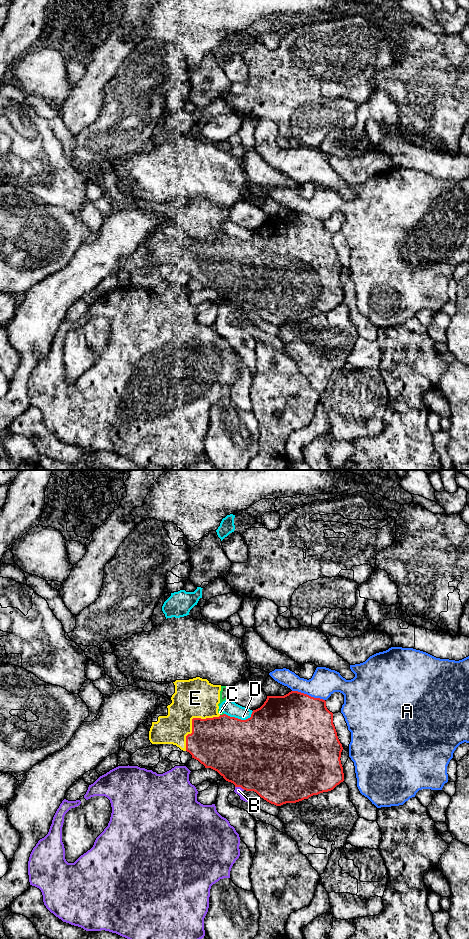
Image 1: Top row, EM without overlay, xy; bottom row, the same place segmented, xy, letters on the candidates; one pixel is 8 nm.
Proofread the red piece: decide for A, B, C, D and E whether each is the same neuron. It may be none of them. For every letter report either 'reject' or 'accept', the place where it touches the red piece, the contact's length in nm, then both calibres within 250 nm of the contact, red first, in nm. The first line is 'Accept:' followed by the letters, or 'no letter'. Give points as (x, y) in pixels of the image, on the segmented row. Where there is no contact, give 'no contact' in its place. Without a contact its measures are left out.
Accept: E
A: reject; contact xy (308, 695); length 280 nm; calibres 500 and 220 nm
B: reject; contact xy (240, 786); length 80 nm; calibres 500 and 60 nm
C: reject; contact xy (221, 715); length 40 nm; calibres 460 and 40 nm
D: reject; contact xy (239, 719); length 240 nm; calibres 500 and 120 nm
E: accept; contact xy (192, 721); length 400 nm; calibres 400 and 320 nm

